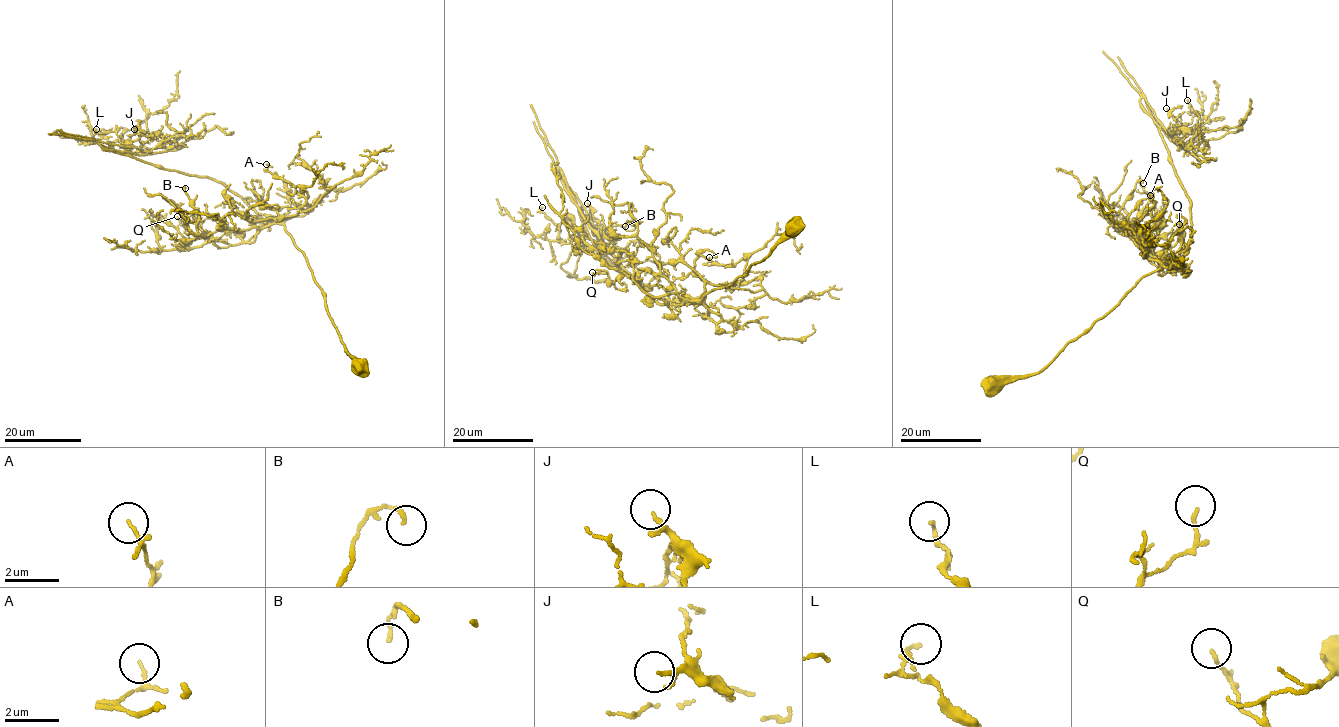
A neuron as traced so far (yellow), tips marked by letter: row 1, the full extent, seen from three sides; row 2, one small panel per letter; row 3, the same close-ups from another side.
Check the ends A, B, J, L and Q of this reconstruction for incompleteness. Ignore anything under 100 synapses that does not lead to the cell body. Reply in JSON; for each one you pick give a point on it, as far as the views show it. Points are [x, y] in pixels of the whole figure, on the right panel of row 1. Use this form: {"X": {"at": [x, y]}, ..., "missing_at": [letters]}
{"missing_at": []}

